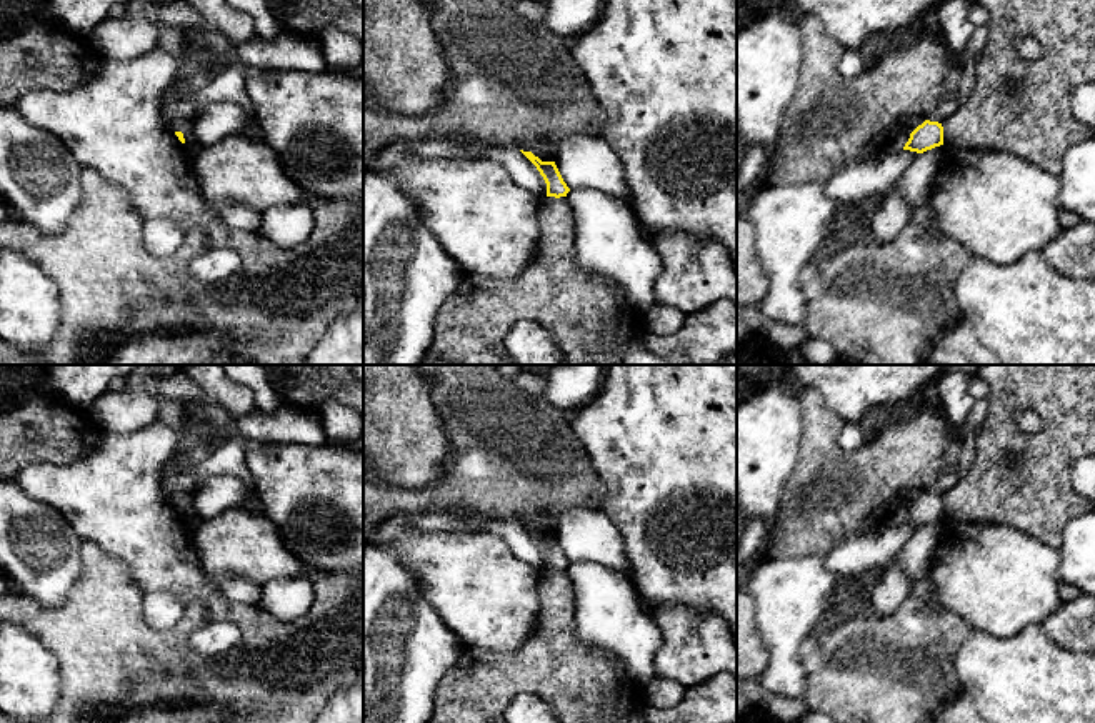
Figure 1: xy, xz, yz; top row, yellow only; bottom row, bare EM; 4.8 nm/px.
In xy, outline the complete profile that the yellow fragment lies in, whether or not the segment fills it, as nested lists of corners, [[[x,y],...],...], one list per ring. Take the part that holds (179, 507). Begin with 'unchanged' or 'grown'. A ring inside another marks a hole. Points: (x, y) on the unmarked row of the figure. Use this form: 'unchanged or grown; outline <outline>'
grown; outline [[[193,493],[170,495],[168,501],[175,505],[175,508],[182,516],[198,520],[198,515],[193,505]]]

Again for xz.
grown; outline [[[520,523],[547,556],[537,585],[538,616],[533,633],[515,653],[495,653],[463,643],[452,670],[438,681],[428,723],[507,723],[505,711],[518,693],[537,695],[553,706],[563,723],[602,723],[605,711],[627,708],[635,683],[613,655],[585,646],[573,631],[575,591],[555,535],[542,535]]]

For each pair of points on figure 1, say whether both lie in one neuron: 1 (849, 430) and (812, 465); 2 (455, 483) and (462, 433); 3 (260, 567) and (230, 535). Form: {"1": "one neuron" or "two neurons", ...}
{"1": "two neurons", "2": "one neuron", "3": "one neuron"}

